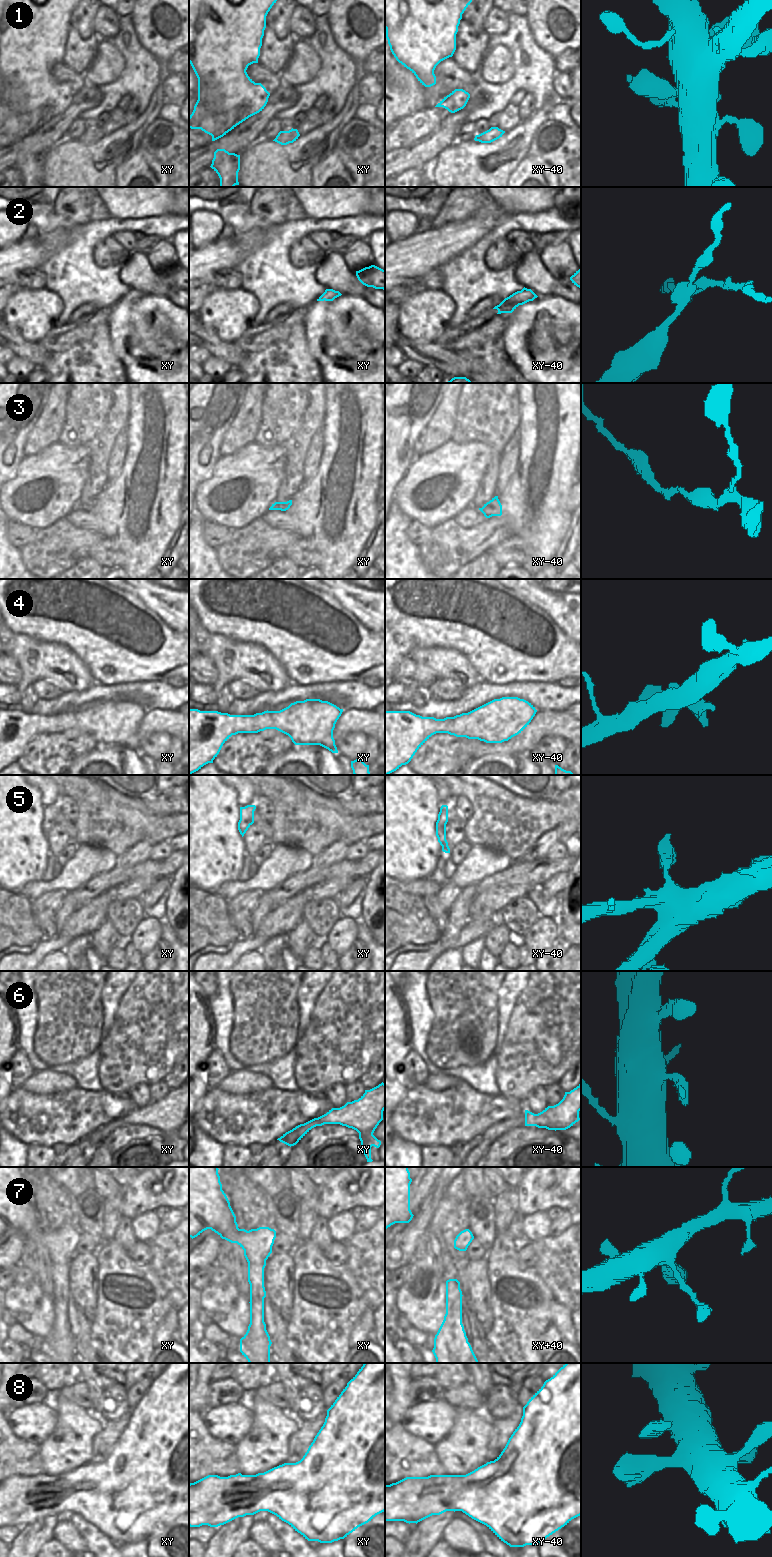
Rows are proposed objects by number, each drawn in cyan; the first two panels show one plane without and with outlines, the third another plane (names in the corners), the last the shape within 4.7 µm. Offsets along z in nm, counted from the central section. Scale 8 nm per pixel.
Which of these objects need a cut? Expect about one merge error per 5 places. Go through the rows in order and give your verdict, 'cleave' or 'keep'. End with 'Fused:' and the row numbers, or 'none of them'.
1: keep
2: cleave
3: keep
4: keep
5: keep
6: keep
7: keep
8: keep
Fused: 2

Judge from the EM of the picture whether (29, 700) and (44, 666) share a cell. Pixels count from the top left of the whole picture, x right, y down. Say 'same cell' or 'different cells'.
different cells

